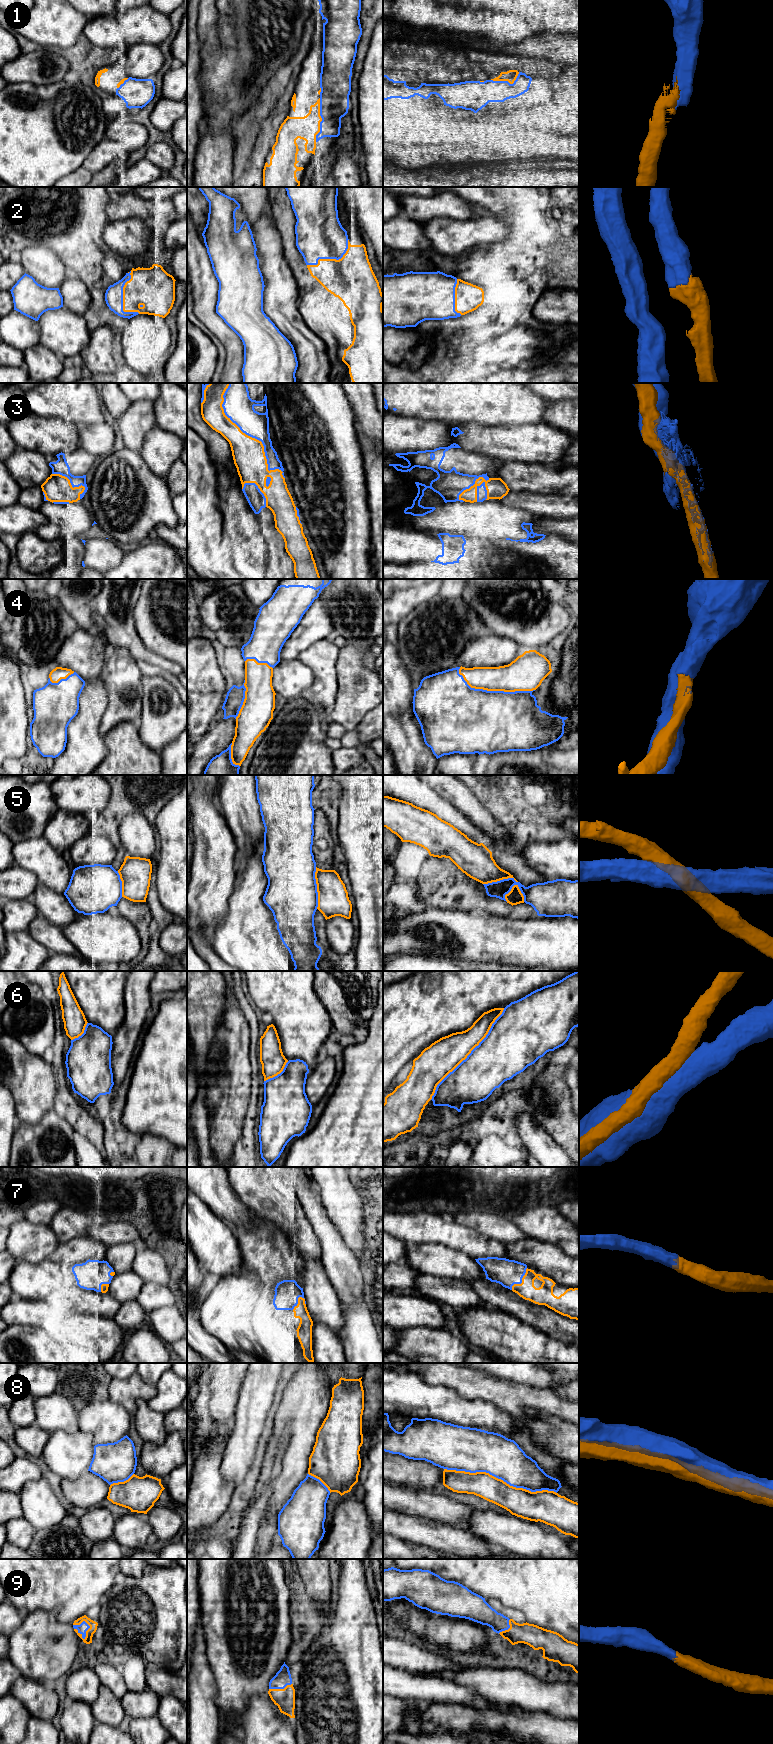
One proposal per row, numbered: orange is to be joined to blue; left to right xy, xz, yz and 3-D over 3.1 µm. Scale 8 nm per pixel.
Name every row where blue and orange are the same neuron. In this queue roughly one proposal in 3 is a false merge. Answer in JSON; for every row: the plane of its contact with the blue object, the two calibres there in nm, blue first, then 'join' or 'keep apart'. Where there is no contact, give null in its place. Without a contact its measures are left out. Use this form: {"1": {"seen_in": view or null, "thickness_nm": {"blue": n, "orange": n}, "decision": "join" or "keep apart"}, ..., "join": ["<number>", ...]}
{"1": {"seen_in": "xz", "thickness_nm": {"blue": 240, "orange": 190}, "decision": "join"}, "2": {"seen_in": "xy", "thickness_nm": {"blue": 140, "orange": 320}, "decision": "join"}, "3": {"seen_in": "xz", "thickness_nm": {"blue": 220, "orange": 260}, "decision": "keep apart"}, "4": {"seen_in": "yz", "thickness_nm": {"blue": 500, "orange": 260}, "decision": "join"}, "5": {"seen_in": "xz", "thickness_nm": {"blue": 420, "orange": 240}, "decision": "keep apart"}, "6": {"seen_in": "yz", "thickness_nm": {"blue": 400, "orange": 280}, "decision": "join"}, "7": {"seen_in": "yz", "thickness_nm": {"blue": 220, "orange": 150}, "decision": "join"}, "8": {"seen_in": "yz", "thickness_nm": {"blue": 320, "orange": 220}, "decision": "join"}, "9": {"seen_in": "xy", "thickness_nm": {"blue": 80, "orange": 70}, "decision": "join"}, "join": ["1", "2", "4", "6", "7", "8", "9"]}

